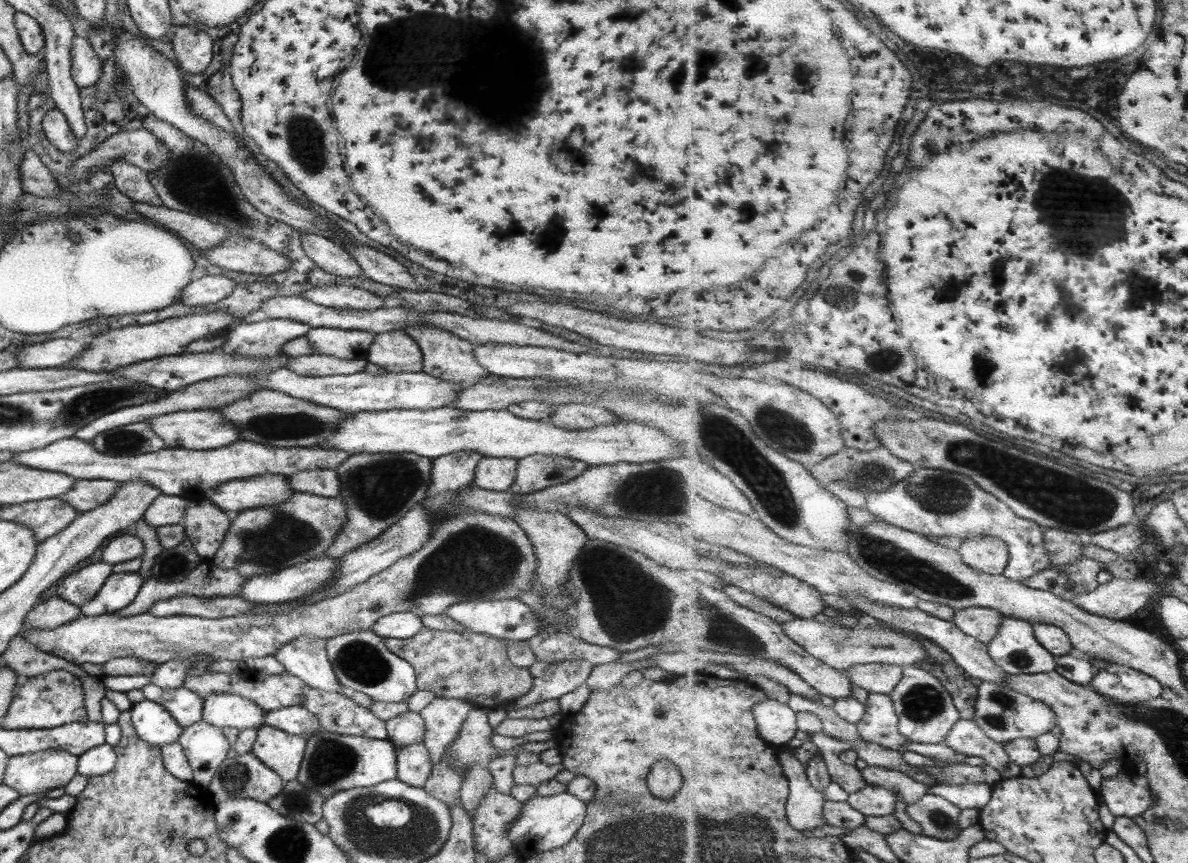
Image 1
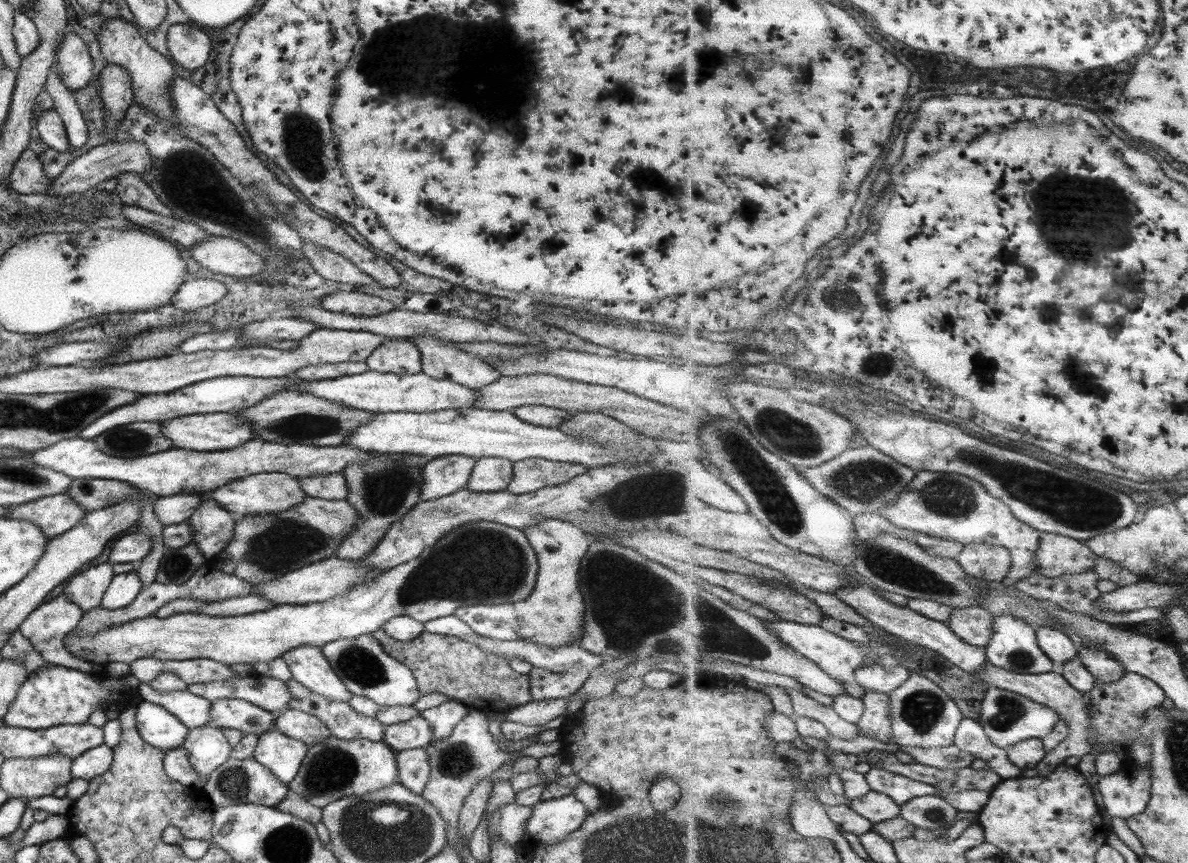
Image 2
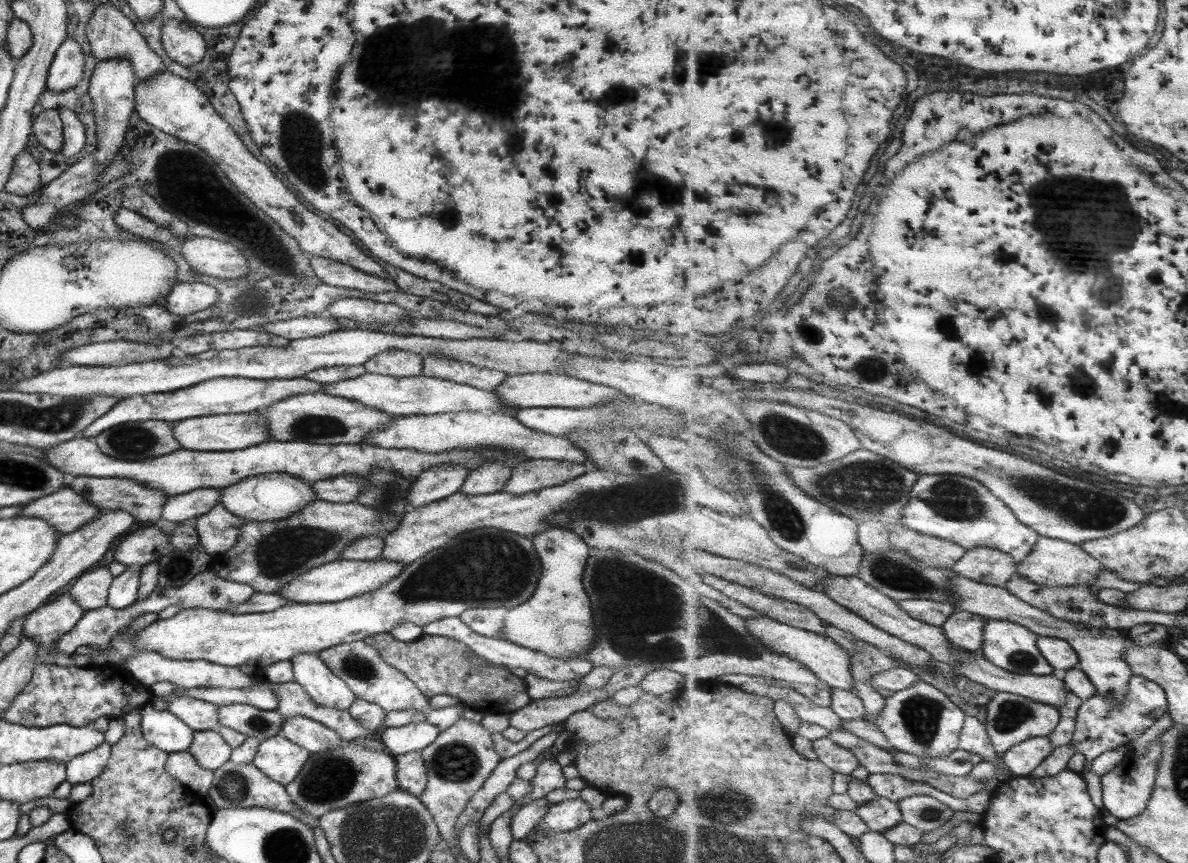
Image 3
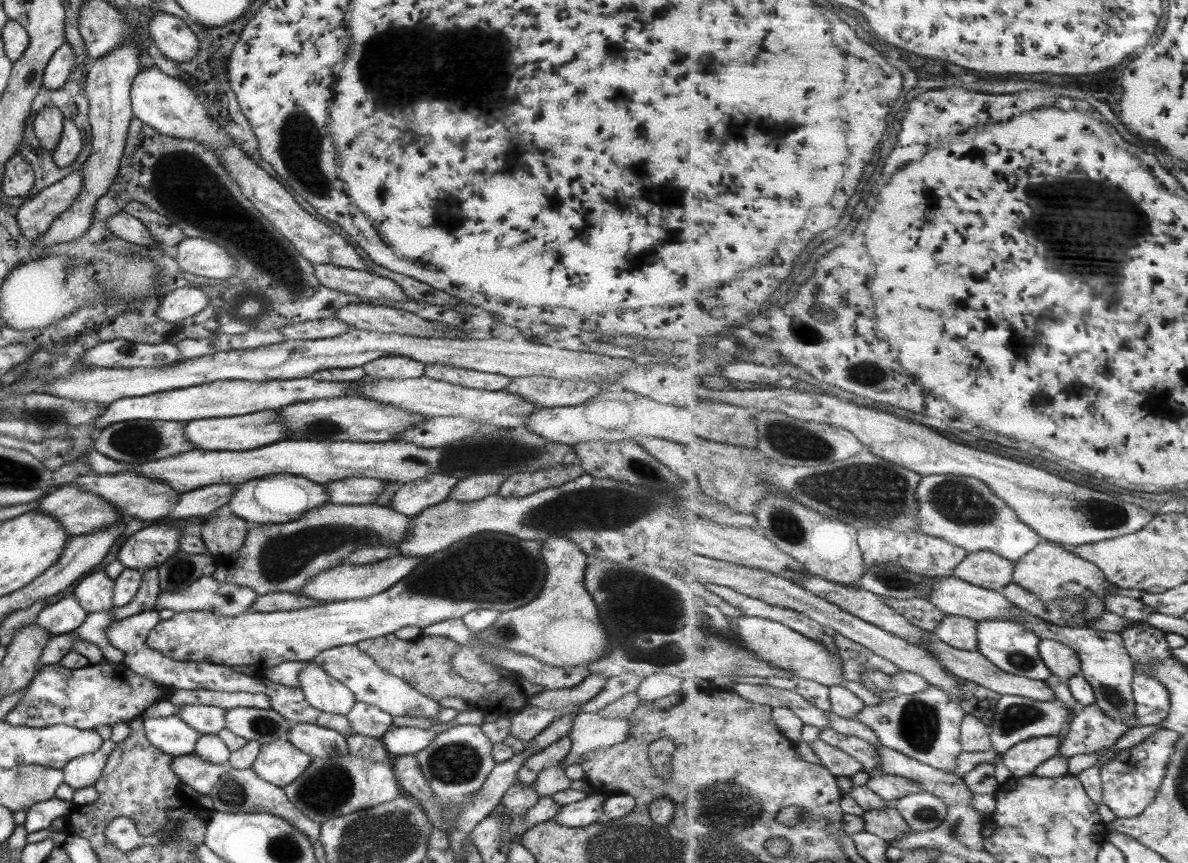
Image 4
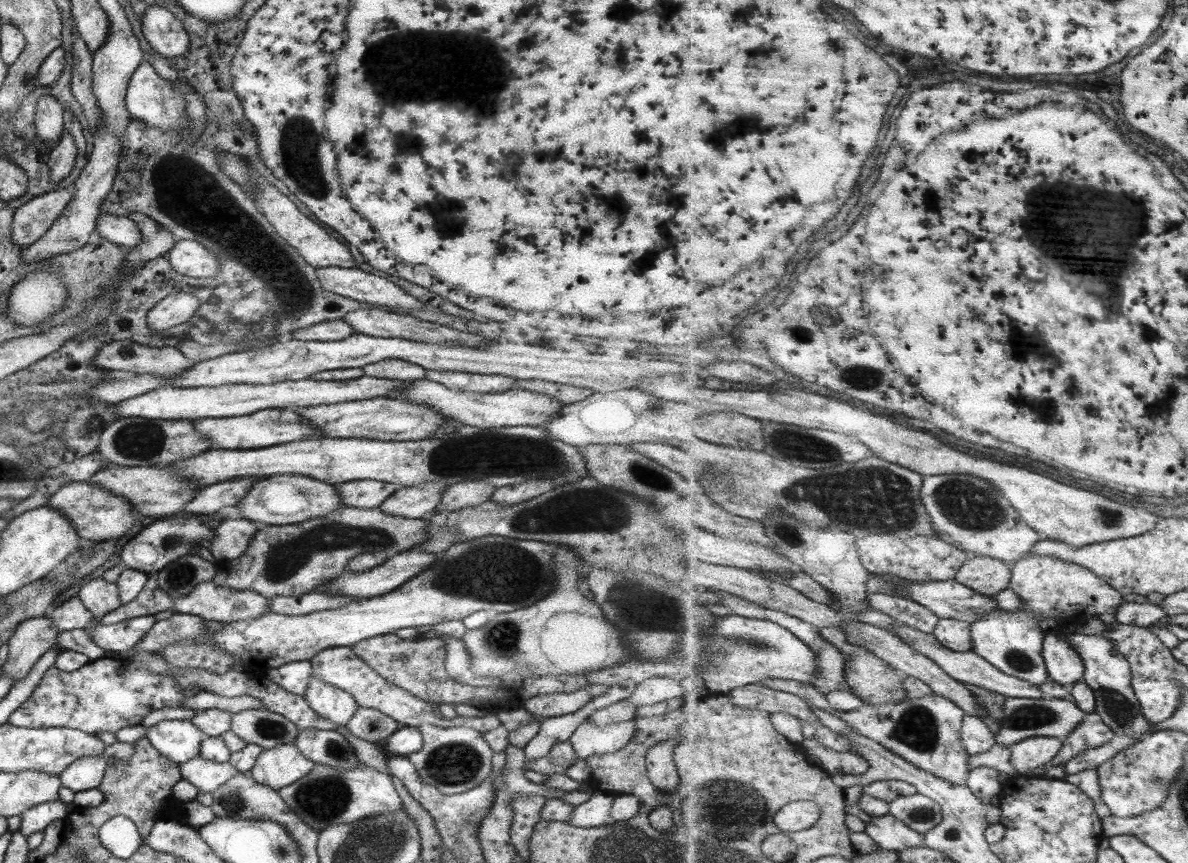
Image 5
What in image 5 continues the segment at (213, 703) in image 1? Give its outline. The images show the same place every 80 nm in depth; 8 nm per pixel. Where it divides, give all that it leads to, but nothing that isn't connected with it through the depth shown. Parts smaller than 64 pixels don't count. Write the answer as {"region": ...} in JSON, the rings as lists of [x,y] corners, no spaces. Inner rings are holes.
{"region":[[[265,707],[233,714],[230,731],[246,744],[256,744],[262,750],[278,744],[292,744],[298,735],[297,727],[290,720]]]}

